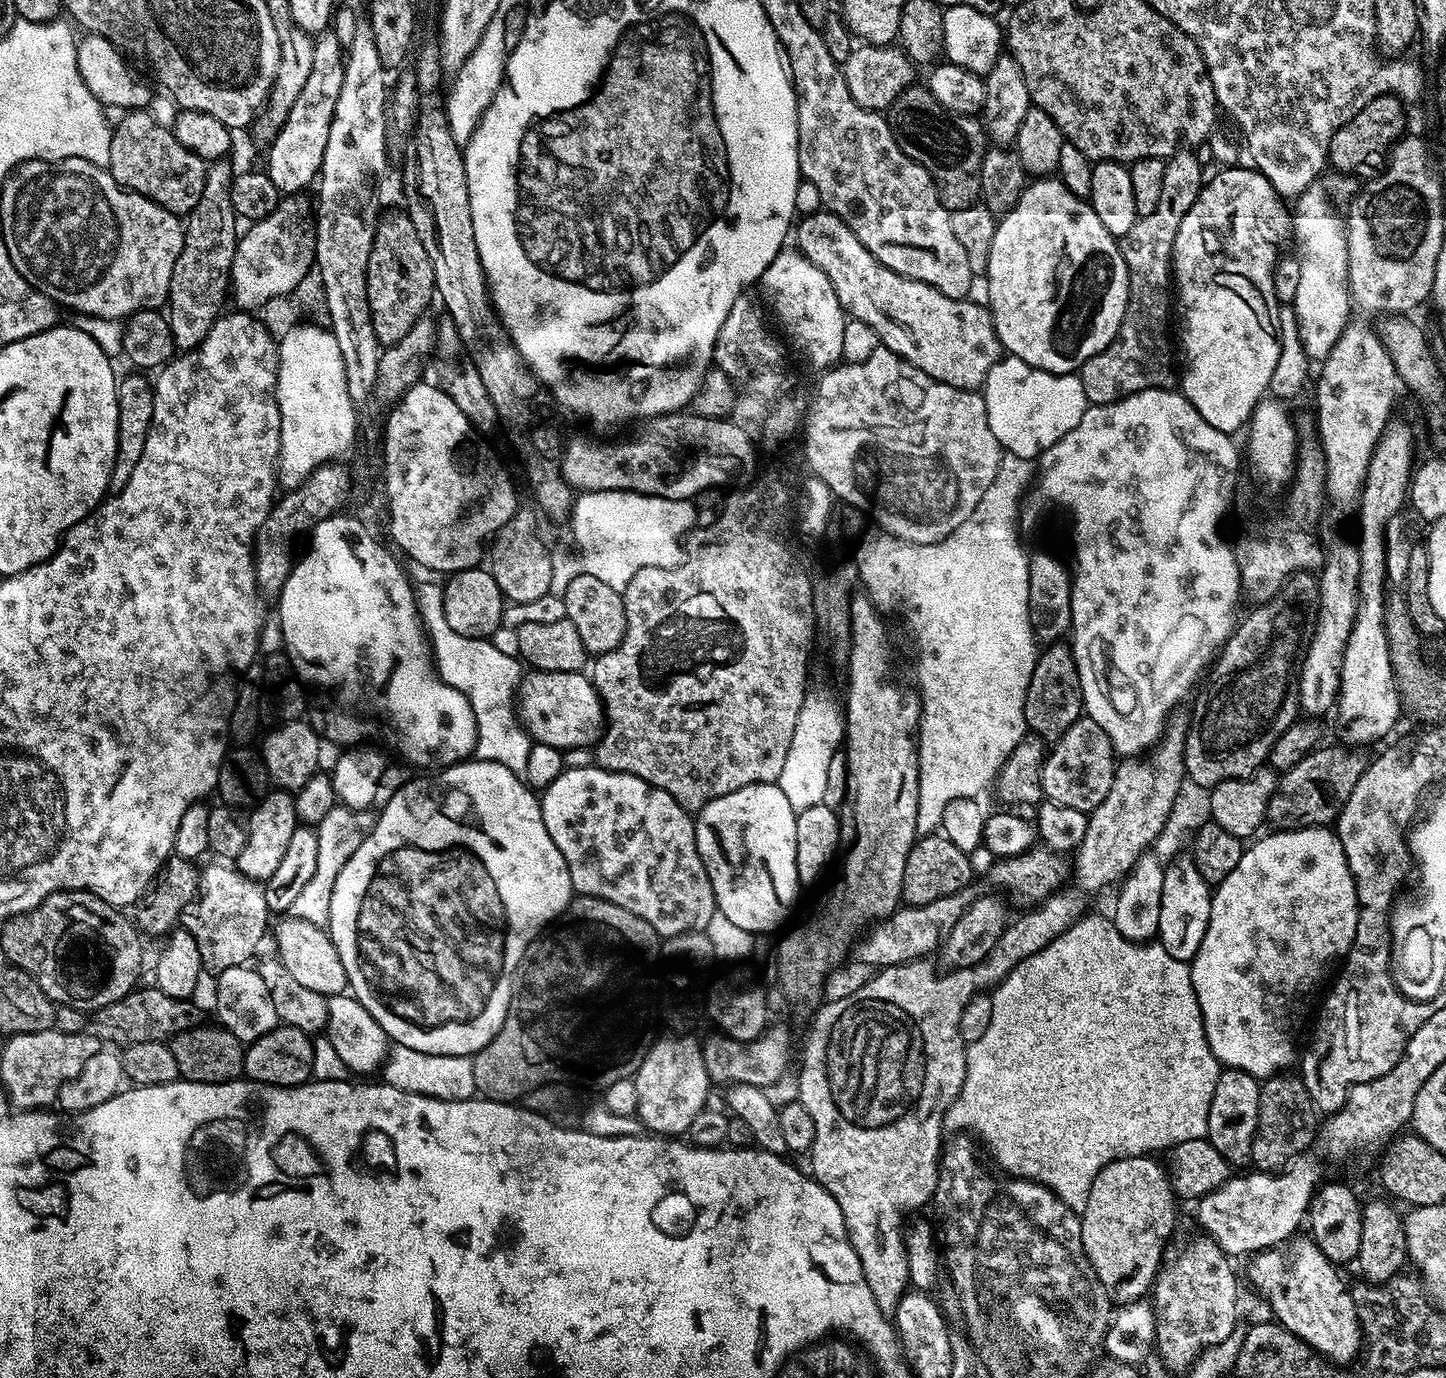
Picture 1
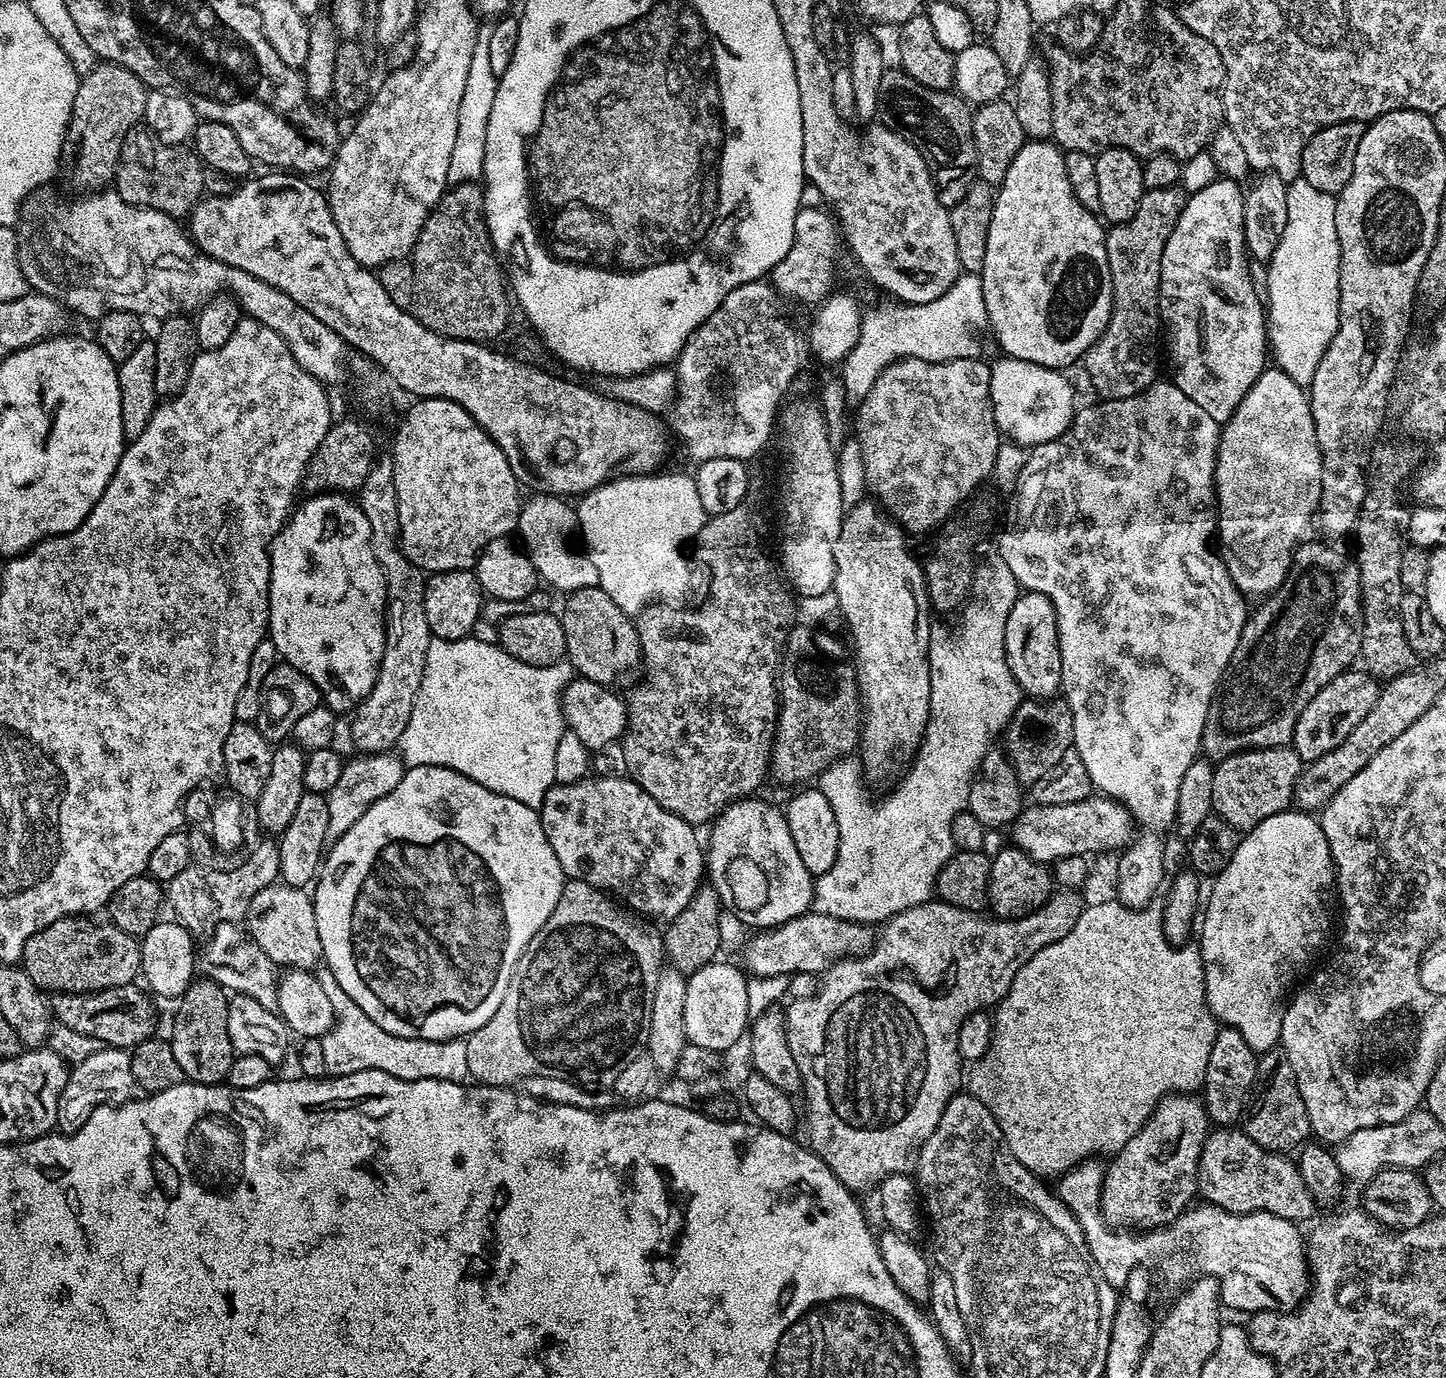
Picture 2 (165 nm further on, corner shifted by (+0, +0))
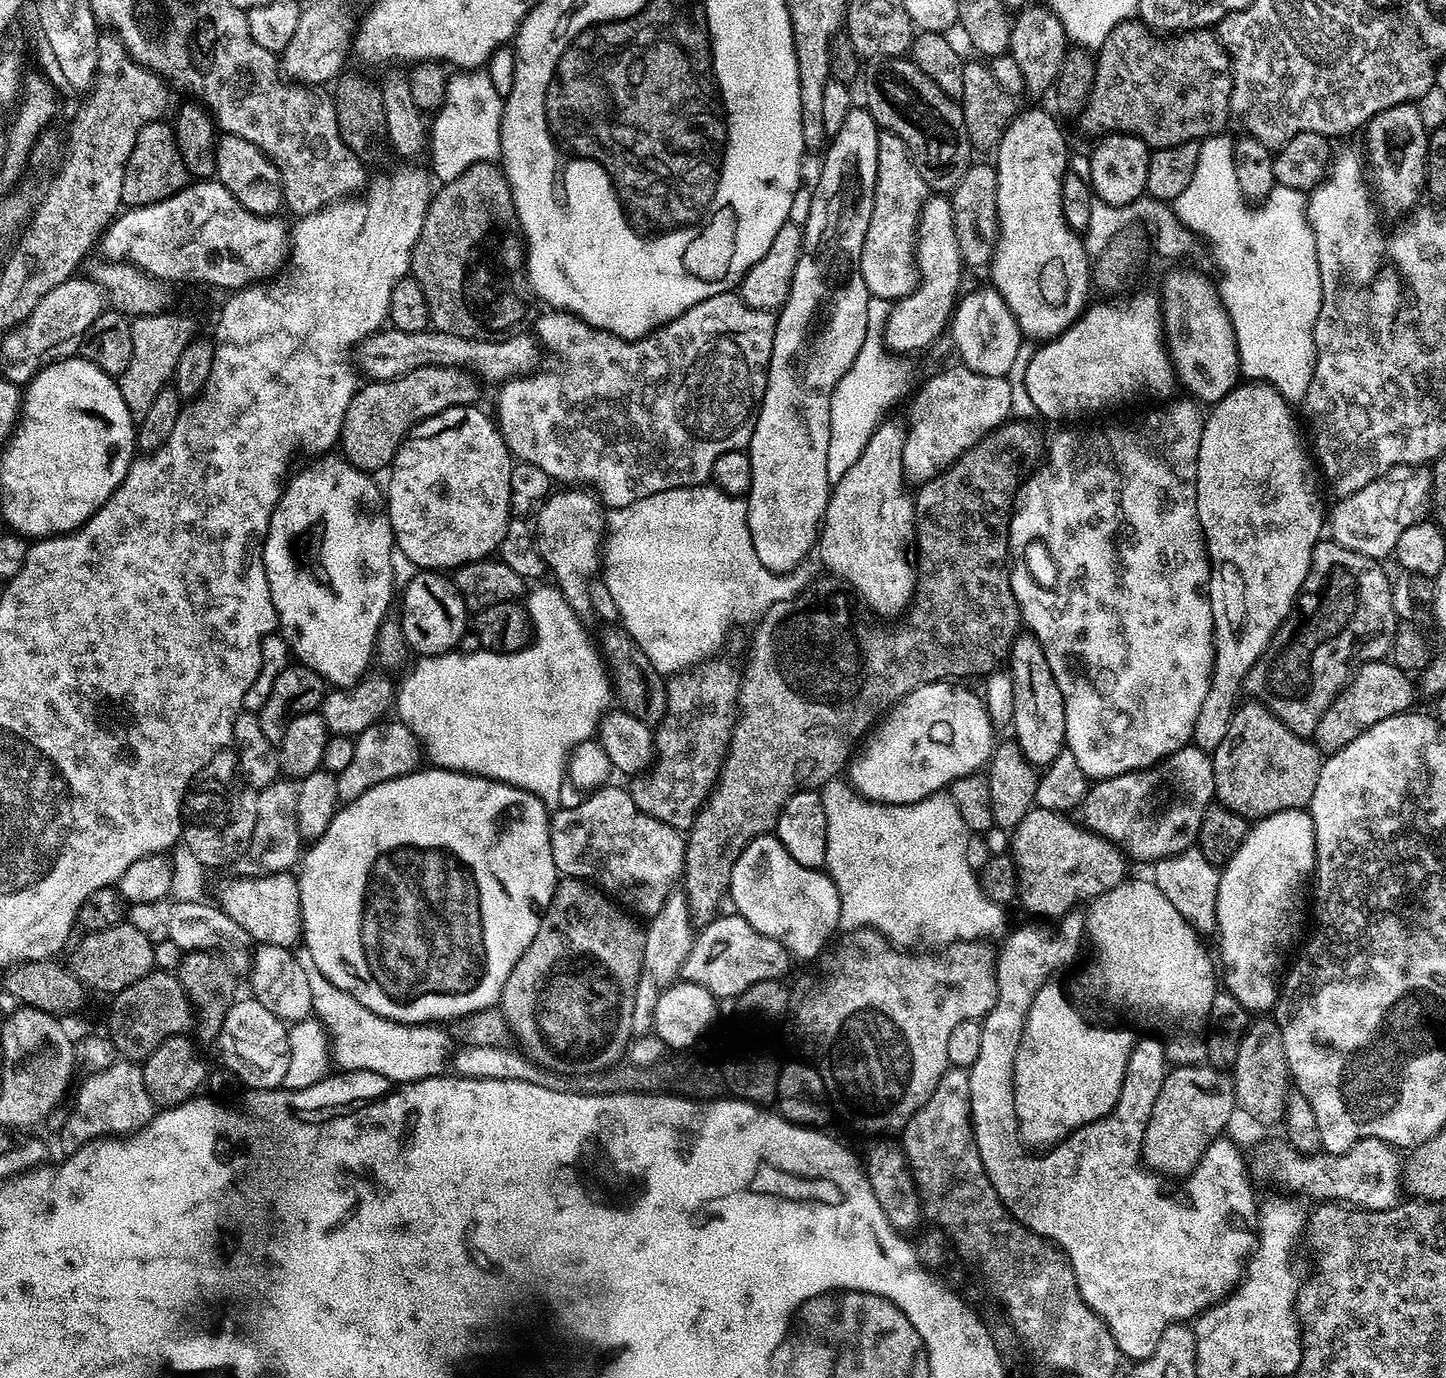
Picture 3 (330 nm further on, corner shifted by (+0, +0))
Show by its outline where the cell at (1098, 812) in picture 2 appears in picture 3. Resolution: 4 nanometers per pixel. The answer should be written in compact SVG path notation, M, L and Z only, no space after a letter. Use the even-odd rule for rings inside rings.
M1189 746L1155 768L1095 781L1082 798L1078 820L1085 829L1116 845L1125 857L1157 862L1195 845L1202 814L1213 804L1215 794L1211 755Z

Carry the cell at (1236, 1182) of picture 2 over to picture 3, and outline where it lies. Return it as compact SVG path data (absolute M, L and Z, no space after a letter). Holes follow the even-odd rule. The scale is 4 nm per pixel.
M1362 1138L1350 1150L1345 1152L1325 1152L1323 1150L1315 1156L1304 1156L1294 1146L1290 1146L1287 1139L1268 1140L1265 1144L1260 1144L1249 1155L1246 1160L1246 1167L1249 1177L1257 1185L1273 1184L1276 1188L1281 1188L1281 1193L1291 1194L1293 1197L1309 1196L1312 1202L1339 1202L1345 1206L1354 1208L1364 1208L1368 1212L1378 1210L1390 1210L1395 1204L1401 1203L1402 1185L1400 1174L1402 1171L1402 1160L1397 1149L1387 1144L1385 1140L1378 1138Z

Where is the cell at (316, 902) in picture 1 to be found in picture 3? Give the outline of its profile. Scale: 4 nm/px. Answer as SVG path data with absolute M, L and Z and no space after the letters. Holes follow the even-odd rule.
M388 718L383 722L371 724L365 732L355 737L355 741L356 745L354 746L354 755L351 761L347 764L346 770L339 772L336 778L338 782L338 794L340 795L341 801L357 800L359 796L366 794L366 790L370 790L387 780L393 780L399 776L405 776L406 774L415 772L421 767L422 749L420 742L406 725L400 723L399 719Z

